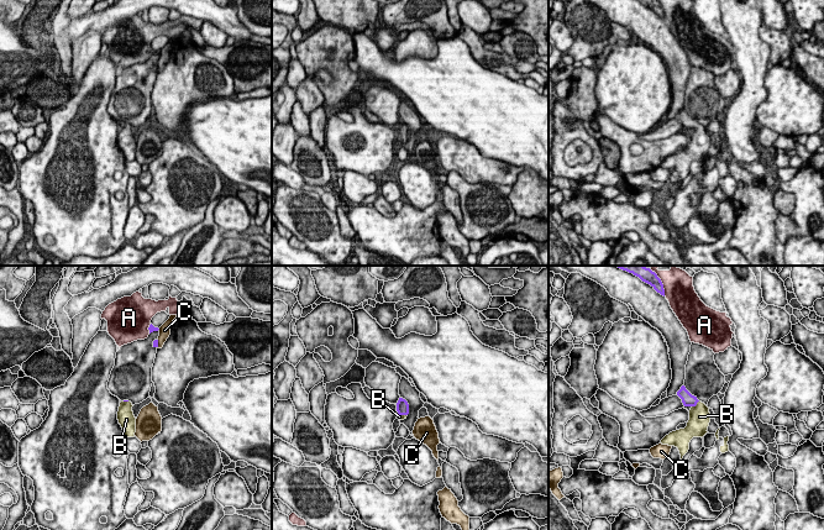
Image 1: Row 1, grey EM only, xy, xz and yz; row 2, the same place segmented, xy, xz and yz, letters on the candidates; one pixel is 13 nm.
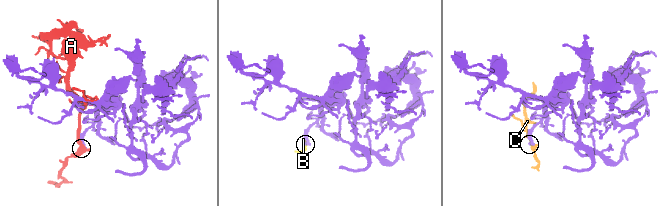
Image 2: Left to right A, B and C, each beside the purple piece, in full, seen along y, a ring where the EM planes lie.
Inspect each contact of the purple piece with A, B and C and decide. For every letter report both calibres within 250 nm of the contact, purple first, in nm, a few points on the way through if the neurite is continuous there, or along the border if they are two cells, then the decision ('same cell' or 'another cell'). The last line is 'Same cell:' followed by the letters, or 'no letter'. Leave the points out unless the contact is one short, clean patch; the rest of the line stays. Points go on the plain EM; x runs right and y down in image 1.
A: 140 nm thick on the purple side, 380 nm on the other; another cell
B: 160 nm thick on the purple side, 280 nm on the other; runs through yz (687, 121), (696, 127), (699, 140); same cell
C: 60 nm thick on the purple side, 160 nm on the other; border along xy (158, 63), (157, 71); another cell
Same cell: B

